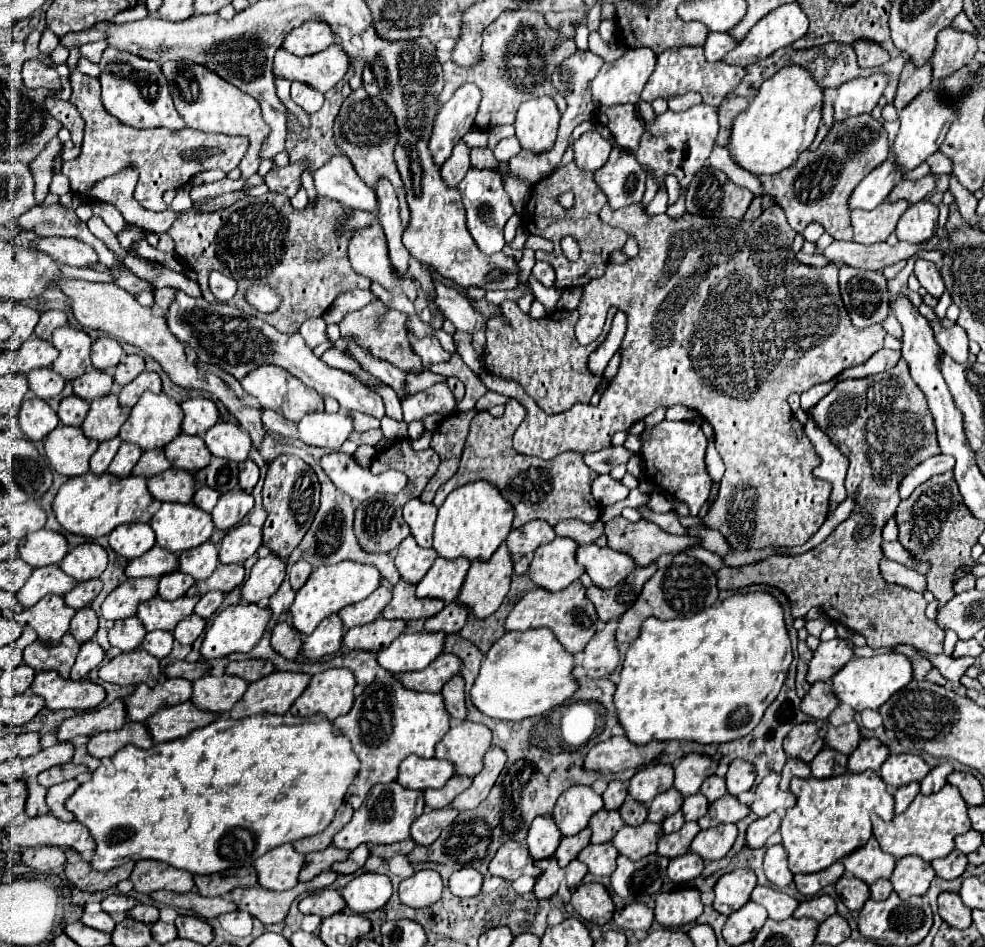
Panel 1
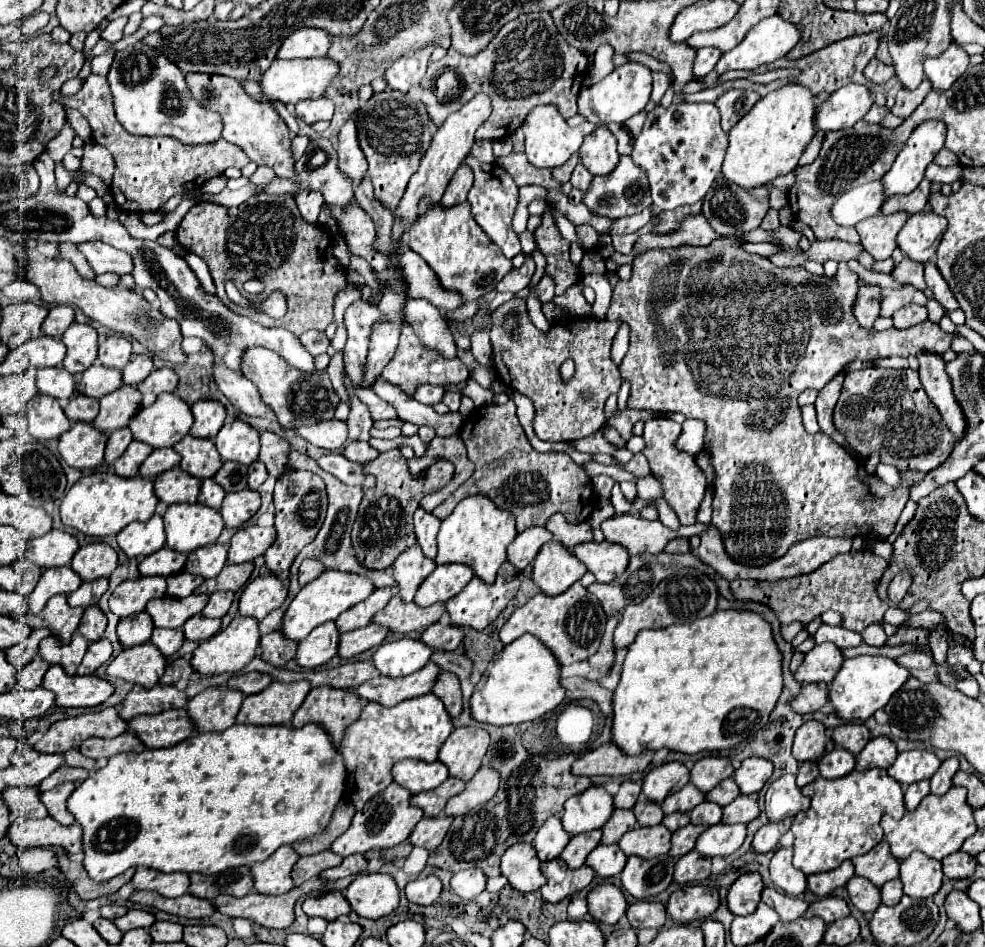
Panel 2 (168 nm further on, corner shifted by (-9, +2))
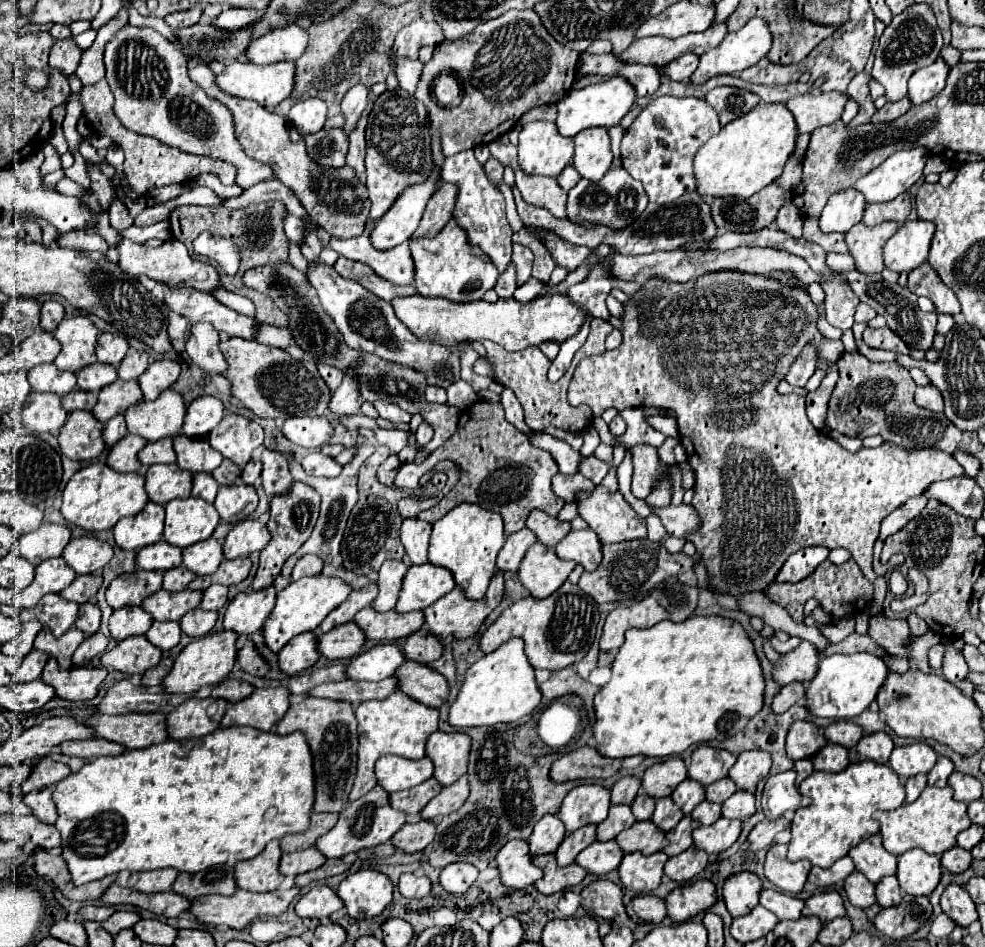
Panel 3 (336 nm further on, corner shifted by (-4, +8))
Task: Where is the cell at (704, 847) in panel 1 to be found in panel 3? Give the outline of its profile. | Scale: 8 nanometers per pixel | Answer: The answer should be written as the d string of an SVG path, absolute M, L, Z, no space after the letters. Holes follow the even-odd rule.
M719 819L713 825L697 827L693 831L693 845L705 853L721 853L729 849L741 833L741 821L737 819Z

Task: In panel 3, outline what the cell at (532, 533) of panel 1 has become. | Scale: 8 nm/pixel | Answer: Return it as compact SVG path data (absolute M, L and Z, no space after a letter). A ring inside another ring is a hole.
M521 529L507 537L503 549L497 555L497 569L501 571L517 571L521 559L525 557L527 549L535 543L535 535L529 529Z

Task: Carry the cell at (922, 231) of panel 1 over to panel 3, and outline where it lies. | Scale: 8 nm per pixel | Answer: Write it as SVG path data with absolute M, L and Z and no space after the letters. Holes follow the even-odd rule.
M907 221L899 231L885 243L883 261L885 267L895 273L909 273L927 261L929 243L935 233L931 221Z

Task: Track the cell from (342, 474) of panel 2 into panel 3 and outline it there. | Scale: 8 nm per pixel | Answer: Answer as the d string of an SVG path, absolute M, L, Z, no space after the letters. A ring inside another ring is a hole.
M317 451L317 453L309 453L303 459L303 469L305 469L305 473L315 475L315 477L337 477L343 467L339 463L335 463L335 459L325 457L323 453Z

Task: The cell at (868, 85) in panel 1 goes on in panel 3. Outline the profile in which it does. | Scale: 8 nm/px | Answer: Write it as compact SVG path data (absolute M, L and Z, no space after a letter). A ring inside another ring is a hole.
M829 91L829 93L817 93L817 95L807 93L793 97L785 103L785 107L789 107L789 111L793 113L797 131L811 135L815 129L835 123L843 113L845 103L847 95Z

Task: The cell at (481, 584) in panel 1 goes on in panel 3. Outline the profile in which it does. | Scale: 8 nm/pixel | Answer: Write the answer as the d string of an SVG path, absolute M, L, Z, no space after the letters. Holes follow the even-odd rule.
M495 571L493 579L491 579L491 585L485 593L485 597L481 601L469 601L461 589L453 589L449 591L445 597L441 597L439 601L435 601L433 605L429 605L427 609L423 609L423 615L425 615L425 627L431 635L439 637L439 639L445 639L449 635L453 635L455 639L467 639L467 637L473 637L481 623L485 621L485 617L501 603L503 599L503 585L505 585L505 579L503 579L503 571Z

